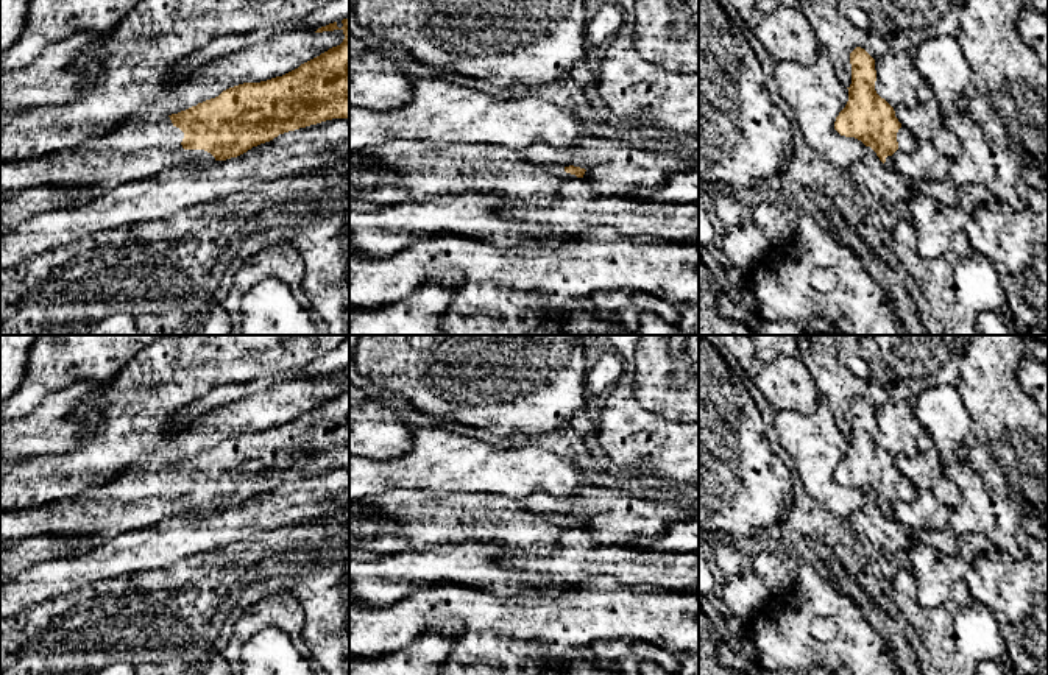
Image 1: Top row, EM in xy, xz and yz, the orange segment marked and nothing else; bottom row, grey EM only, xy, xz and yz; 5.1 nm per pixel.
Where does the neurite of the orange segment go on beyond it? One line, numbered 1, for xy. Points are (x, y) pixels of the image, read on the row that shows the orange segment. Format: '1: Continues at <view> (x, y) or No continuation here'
1: Continues at xy (138, 150)

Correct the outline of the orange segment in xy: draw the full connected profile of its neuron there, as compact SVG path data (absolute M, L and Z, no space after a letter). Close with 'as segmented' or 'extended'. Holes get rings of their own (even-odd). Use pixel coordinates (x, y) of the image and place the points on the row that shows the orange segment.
M349 17L318 28L315 33L342 30L345 39L340 45L329 48L320 56L301 64L298 69L260 83L243 83L223 90L218 97L198 103L186 111L158 118L134 118L115 129L86 139L76 147L42 154L34 159L0 162L0 193L25 190L39 186L58 187L94 187L97 192L89 201L120 184L143 181L159 171L192 162L207 165L214 161L237 157L253 147L270 142L279 134L317 125L332 118L349 118Z; extended

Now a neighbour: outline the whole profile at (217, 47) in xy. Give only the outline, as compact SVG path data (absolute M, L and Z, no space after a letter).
M290 22L282 23L279 27L254 30L250 33L221 34L218 37L214 37L206 47L198 48L190 58L179 61L176 65L173 65L172 70L178 70L184 65L189 70L193 70L212 59L221 58L228 53L237 51L254 44L265 42L295 28L299 28L299 25L296 22Z

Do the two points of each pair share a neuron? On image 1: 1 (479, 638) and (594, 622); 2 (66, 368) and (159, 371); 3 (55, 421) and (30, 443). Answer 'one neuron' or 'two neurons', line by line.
1: one neuron
2: two neurons
3: one neuron

